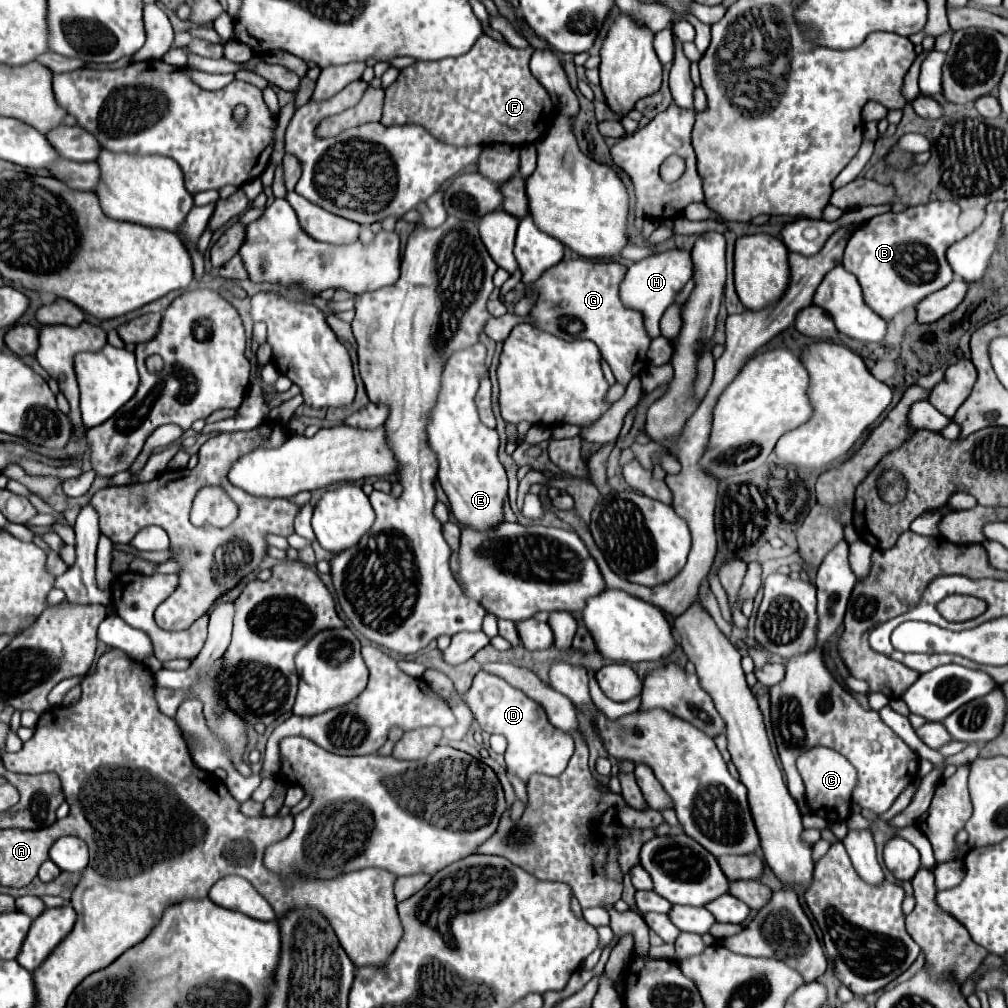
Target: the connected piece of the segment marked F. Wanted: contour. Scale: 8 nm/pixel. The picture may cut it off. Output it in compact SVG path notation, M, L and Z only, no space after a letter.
M481 34L475 46L457 58L443 58L435 62L415 62L413 66L401 70L399 78L385 90L385 106L381 124L407 124L415 122L431 130L441 142L451 142L453 146L473 146L473 144L531 144L547 134L551 122L555 120L555 104L547 90L535 80L529 70L529 58L533 46L513 48L507 42L493 40L487 34Z

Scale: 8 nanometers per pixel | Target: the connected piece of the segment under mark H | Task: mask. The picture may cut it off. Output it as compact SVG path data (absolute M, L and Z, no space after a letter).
M673 248L673 250L659 252L659 254L651 254L639 262L635 262L627 270L627 276L623 280L623 306L631 308L631 310L639 310L643 314L643 322L645 322L645 330L647 330L649 338L659 336L659 320L661 320L663 312L667 310L667 306L673 304L679 290L693 276L691 268L693 268L691 252L683 250L683 248Z

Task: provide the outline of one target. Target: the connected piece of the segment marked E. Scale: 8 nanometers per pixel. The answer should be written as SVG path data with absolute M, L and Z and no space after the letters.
M483 344L455 352L445 364L439 400L427 426L429 444L439 460L437 478L451 502L451 512L461 526L473 526L473 530L491 530L503 524L503 506L507 498L507 476L497 458L497 430L489 430L481 424L475 406L479 378L487 374Z

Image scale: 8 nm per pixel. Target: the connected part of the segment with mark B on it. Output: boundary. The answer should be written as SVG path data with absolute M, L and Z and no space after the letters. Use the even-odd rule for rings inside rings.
M929 202L897 214L879 214L853 232L845 248L843 268L857 276L863 288L863 298L873 312L891 320L903 308L915 306L925 296L945 288L953 280L945 250L965 236L957 224L959 214L961 208L955 202ZM899 270L907 270L907 274L903 276Z

